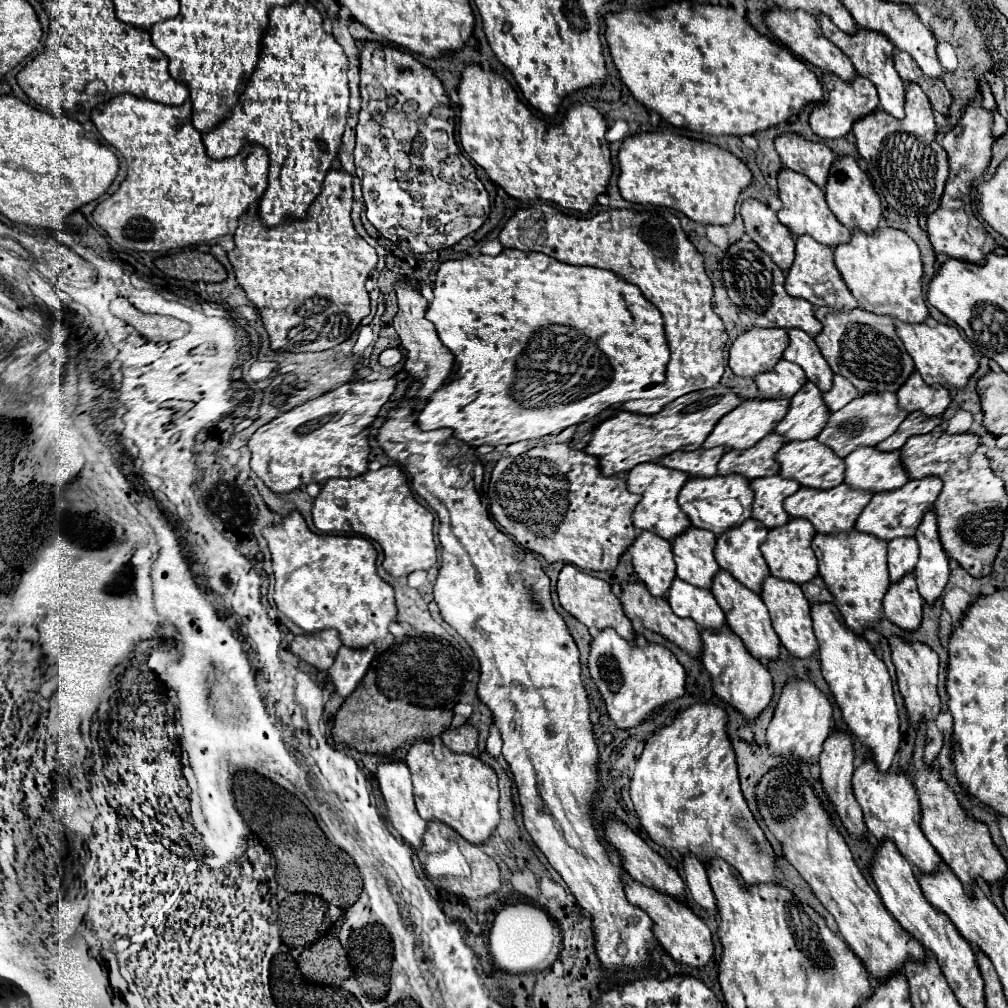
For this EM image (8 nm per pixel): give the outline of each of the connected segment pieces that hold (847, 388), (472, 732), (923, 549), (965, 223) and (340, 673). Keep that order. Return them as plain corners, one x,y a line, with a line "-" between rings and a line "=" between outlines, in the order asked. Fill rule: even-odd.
834,374
832,388
824,394
824,402
830,408
830,412
836,412
856,396
858,396
858,390
852,386
852,382
844,380
844,376
840,376
840,374
=
460,726
454,730
446,730
442,736
442,742
446,748
450,748
456,754
472,754
476,750
478,742
478,730
474,726
=
932,510
924,514
924,520
916,530
916,540
920,544
920,560
914,568
914,576
918,582
920,596
928,604
932,604
946,588
948,574
950,574
948,556
940,544
936,514
=
974,98
966,104
962,118
956,126
950,126
946,132
938,132
938,144
948,152
950,160
950,176
944,188
944,196
940,198
940,210
932,212
926,220
928,236
934,246
934,252
944,252
950,258
984,264
986,256
994,250
994,238
986,232
982,222
974,216
970,206
970,186
972,182
982,176
990,162
990,148
994,144
992,136
994,116
988,108
984,108
982,98
=
342,646
338,650
336,662
328,670
328,674
336,686
336,692
342,698
348,698
356,690
356,684
364,678
366,670
374,658
374,652
376,652
374,646
360,648
360,650
352,650
352,648

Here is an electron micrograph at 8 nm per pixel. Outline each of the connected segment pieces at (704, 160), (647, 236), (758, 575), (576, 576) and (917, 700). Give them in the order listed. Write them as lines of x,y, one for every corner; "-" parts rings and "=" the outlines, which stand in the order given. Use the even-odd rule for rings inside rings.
670,130
628,136
618,150
618,168
618,188
624,200
674,208
702,224
730,224
736,198
752,180
748,166
732,152
=
536,202
514,210
506,226
500,230
498,240
504,248
544,252
560,262
612,270
626,282
636,284
642,294
660,308
670,344
665,382
649,389
653,396
624,402
622,410
656,414
678,396
712,388
722,378
722,352
728,334
722,320
712,310
712,280
706,276
702,256
686,238
680,220
668,210
658,208
652,212
636,212
630,222
624,222
624,210
616,208
600,210
592,218
582,218
564,214
554,204
=
748,518
744,524
718,536
714,554
720,568
728,570
738,582
754,592
760,592
764,576
768,576
768,564
760,552
760,544
766,540
764,528
758,520
=
564,564
560,576
558,576
558,598
560,598
560,604
566,612
570,612
574,618
578,618
584,626
592,628
596,626
598,630
602,628
614,628
622,638
626,638
628,642
634,642
634,632
632,632
632,624
630,620
626,618
624,610
622,610
622,604
620,600
612,594
610,590
610,584
596,578
596,576
590,576
586,572
582,572
580,568
576,566
570,566
570,564
=
890,636
890,650
892,650
892,662
896,668
898,676
898,690
904,696
906,708
908,708
908,718
910,722
924,720
928,730
926,730
926,762
934,762
942,748
942,734
936,728
936,716
940,712
940,698
936,692
936,682
938,682
938,654
928,648
922,642
906,642
900,636

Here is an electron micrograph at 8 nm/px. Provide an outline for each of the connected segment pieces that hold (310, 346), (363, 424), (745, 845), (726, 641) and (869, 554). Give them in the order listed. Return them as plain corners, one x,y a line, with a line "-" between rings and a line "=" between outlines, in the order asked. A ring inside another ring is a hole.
330,170
324,178
322,192
308,208
306,220
290,220
280,228
264,226
256,214
244,214
234,232
236,248
228,252
236,282
246,292
248,300
258,308
264,328
270,336
270,348
282,352
318,352
338,346
348,340
362,318
370,314
370,298
364,282
376,268
376,250
354,230
350,220
352,210
352,176
344,170
=
394,378
382,382
354,380
274,418
248,440
252,470
276,494
292,492
302,484
324,484
330,478
362,476
368,470
370,446
366,438
358,436
374,422
392,392
=
706,702
688,706
672,720
672,724
654,732
646,740
646,746
638,758
634,776
630,780
630,796
634,802
634,810
640,818
642,828
656,844
668,850
676,848
680,854
686,852
696,854
702,862
720,856
728,864
732,864
740,872
744,882
750,886
760,882
778,882
774,878
774,866
776,866
774,850
768,844
760,826
756,824
740,792
736,754
726,726
728,726
726,710
=
726,624
720,626
718,630
704,630
700,636
704,644
700,660
712,676
714,692
724,702
740,710
746,720
752,722
770,704
770,698
772,698
772,676
768,668
746,650
744,642
=
852,530
848,536
820,536
812,540
812,550
818,558
820,576
824,578
828,590
832,592
840,614
848,628
862,634
864,628
876,626
880,622
882,598
890,586
888,582
888,560
884,540

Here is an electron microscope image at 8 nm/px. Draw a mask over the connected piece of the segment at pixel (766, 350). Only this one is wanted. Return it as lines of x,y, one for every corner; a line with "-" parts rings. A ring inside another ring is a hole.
750,328
740,334
728,354
728,366
738,376
754,378
760,372
772,370
788,346
784,328

